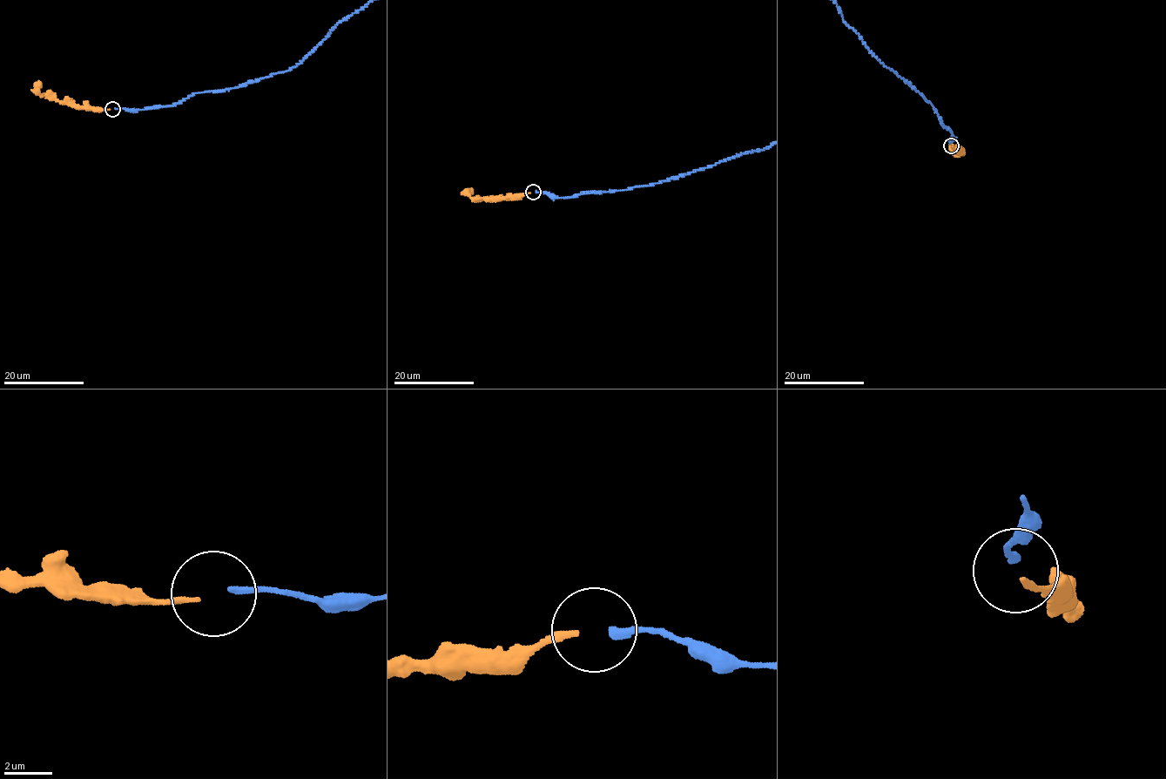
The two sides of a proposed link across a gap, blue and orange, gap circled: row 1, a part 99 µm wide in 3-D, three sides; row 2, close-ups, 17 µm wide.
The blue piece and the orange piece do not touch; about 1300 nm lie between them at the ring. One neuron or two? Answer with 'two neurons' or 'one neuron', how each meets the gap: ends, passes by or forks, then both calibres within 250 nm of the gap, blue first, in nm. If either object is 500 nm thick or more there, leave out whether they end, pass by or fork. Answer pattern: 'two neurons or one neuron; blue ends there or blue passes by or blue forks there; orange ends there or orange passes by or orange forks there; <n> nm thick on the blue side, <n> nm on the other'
one neuron; blue ends there; orange ends there; 320 nm thick on the blue side, 240 nm on the other

